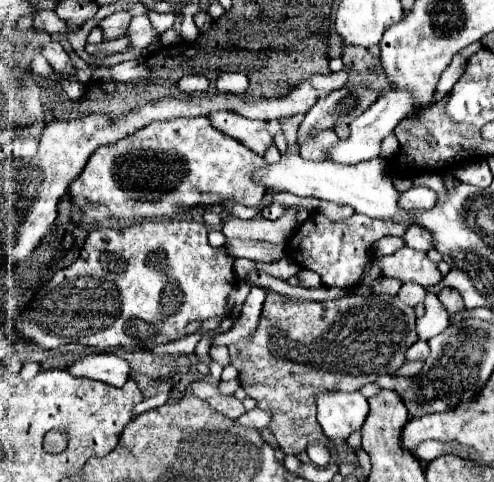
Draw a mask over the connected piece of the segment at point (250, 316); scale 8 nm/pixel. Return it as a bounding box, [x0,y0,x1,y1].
[210,286,266,346]

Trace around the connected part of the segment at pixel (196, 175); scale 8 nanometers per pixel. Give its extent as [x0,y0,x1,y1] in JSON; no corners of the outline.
[68,116,266,226]

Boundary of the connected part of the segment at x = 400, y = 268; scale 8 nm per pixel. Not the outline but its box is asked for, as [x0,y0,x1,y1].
[380,246,442,288]

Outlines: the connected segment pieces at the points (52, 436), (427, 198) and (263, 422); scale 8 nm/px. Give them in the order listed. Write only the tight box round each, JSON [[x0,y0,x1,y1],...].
[[43,430,67,454],[400,186,436,210],[234,408,270,430]]

